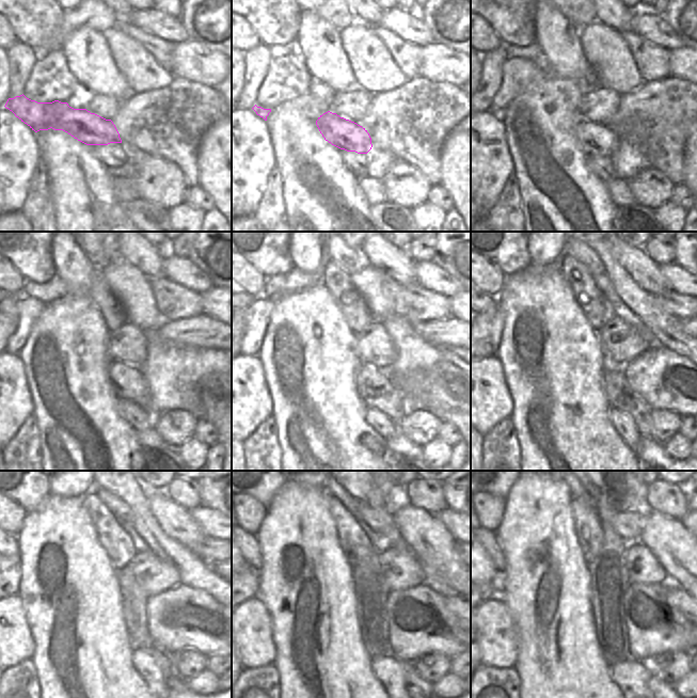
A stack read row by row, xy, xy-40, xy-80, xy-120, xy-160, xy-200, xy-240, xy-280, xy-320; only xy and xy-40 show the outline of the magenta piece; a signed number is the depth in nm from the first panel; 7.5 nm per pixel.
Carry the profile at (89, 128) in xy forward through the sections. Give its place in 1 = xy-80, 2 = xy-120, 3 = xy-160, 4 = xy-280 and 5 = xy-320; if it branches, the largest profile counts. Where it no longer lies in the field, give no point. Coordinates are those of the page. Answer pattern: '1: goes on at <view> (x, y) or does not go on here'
1: goes on at xy-80 (598, 139)
2: goes on at xy-120 (128, 382)
3: goes on at xy-160 (373, 385)
4: goes on at xy-280 (417, 687)
5: goes on at xy-320 (659, 687)

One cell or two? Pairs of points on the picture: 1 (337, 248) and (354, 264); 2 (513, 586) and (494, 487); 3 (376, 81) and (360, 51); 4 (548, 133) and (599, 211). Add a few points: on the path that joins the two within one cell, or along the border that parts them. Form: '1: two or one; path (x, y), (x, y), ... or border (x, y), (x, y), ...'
1: one; path (342, 252), (350, 259)
2: two; border (516, 481), (505, 498)
3: one; path (376, 74), (373, 64), (367, 59)
4: one; path (550, 153), (584, 192)

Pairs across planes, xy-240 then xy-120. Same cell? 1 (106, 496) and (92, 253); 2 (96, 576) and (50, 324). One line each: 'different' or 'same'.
1: same
2: same

